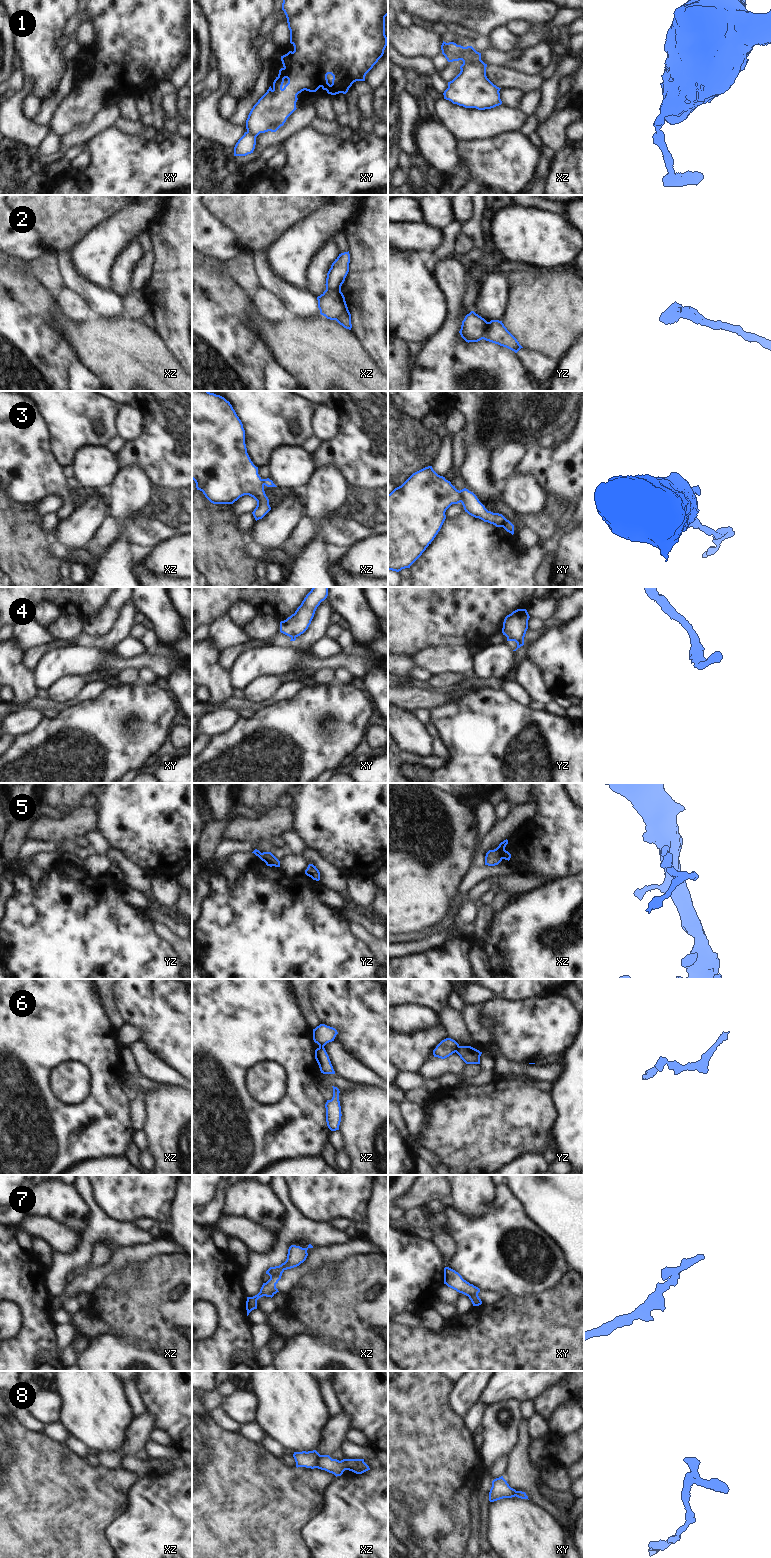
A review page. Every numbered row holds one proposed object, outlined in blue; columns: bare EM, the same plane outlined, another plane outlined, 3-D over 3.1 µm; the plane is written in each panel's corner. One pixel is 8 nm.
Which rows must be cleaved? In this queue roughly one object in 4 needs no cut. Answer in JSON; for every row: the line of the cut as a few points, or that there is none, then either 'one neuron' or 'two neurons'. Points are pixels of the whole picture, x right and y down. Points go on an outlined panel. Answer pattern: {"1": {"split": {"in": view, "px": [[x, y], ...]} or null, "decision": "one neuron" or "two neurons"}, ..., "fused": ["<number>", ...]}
{"1": {"split": {"in": "xy", "px": [[247, 131], [255, 137]]}, "decision": "two neurons"}, "2": {"split": {"in": "yz", "px": [[488, 322], [481, 338]]}, "decision": "two neurons"}, "3": {"split": {"in": "xy", "px": [[458, 491], [461, 501]]}, "decision": "two neurons"}, "4": {"split": {"in": "yz", "px": [[507, 637], [512, 637], [523, 644]]}, "decision": "two neurons"}, "5": {"split": {"in": "xz", "px": [[496, 848], [503, 858]]}, "decision": "two neurons"}, "6": {"split": {"in": "yz", "px": [[460, 1046], [455, 1051]]}, "decision": "two neurons"}, "7": {"split": {"in": "xz", "px": [[281, 1273], [270, 1277]]}, "decision": "two neurons"}, "8": {"split": {"in": "xz", "px": [[320, 1455], [315, 1467]]}, "decision": "two neurons"}, "fused": ["1", "2", "3", "4", "5", "6", "7", "8"]}

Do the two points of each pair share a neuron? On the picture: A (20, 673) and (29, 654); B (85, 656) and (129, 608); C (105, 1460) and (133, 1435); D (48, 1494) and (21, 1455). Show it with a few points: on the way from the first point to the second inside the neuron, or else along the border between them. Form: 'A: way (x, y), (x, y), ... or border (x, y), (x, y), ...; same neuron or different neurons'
A: border (23, 652), (23, 664), (32, 671); different neurons
B: border (94, 645), (100, 649), (113, 652); different neurons
C: way (113, 1459), (130, 1443); same neuron
D: way (38, 1484), (21, 1465); same neuron

